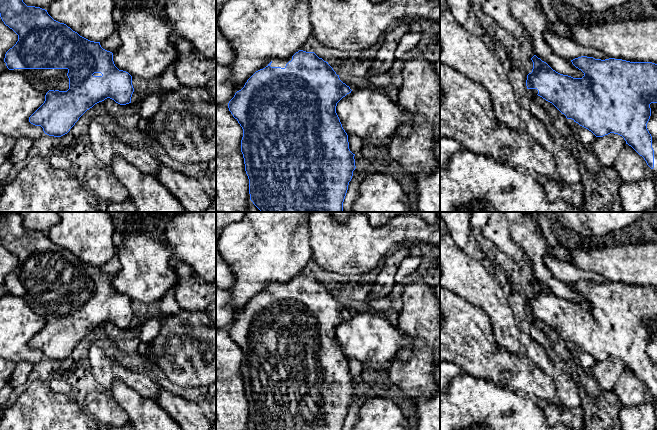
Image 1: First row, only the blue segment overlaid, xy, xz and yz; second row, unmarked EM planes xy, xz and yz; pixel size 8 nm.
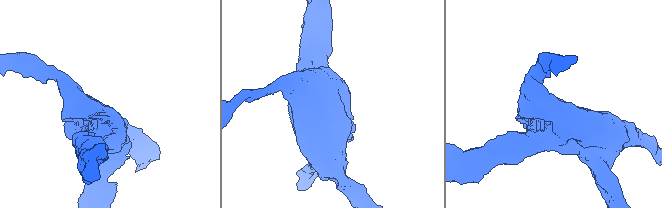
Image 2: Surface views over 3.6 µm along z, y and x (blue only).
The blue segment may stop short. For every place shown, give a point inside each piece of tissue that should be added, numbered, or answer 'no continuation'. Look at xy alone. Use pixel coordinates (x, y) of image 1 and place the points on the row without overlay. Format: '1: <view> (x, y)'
1: xy (43, 304)

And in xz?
1: xz (281, 287)

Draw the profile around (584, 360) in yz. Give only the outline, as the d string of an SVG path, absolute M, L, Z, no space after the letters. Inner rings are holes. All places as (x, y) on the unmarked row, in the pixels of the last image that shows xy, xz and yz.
M582 350L573 354L573 357L573 364L580 366L582 369L591 369L596 363L596 360L591 355Z

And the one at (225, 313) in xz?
M216 286L216 328L228 328L234 321L236 311L230 300L230 291Z

